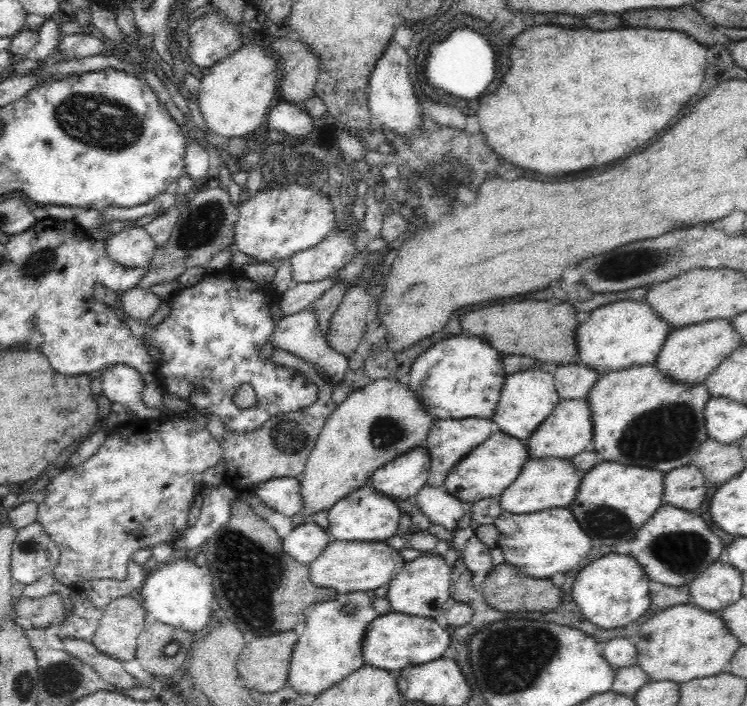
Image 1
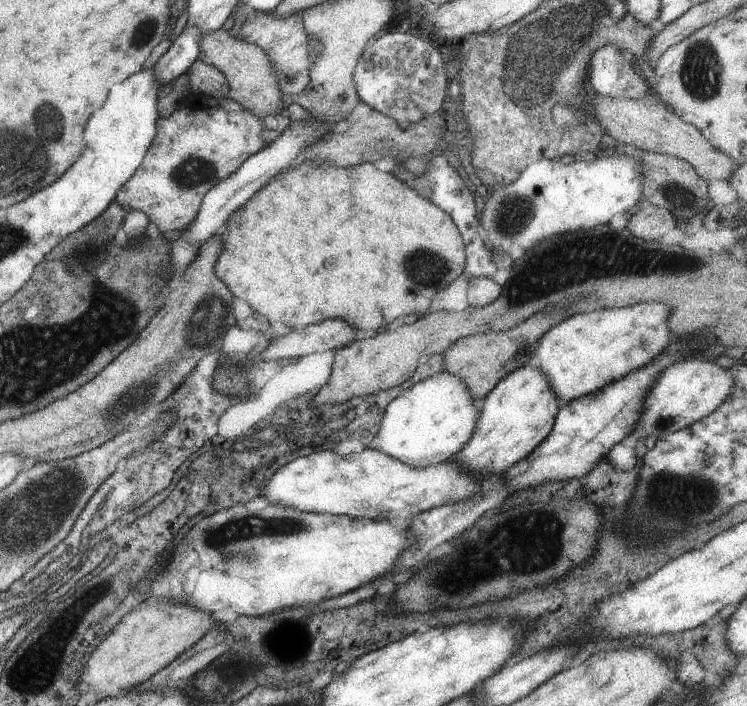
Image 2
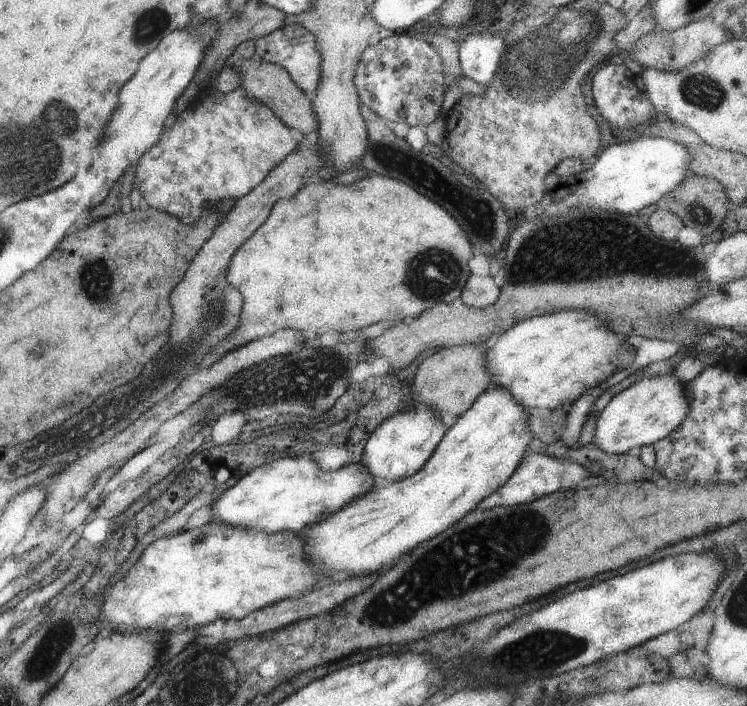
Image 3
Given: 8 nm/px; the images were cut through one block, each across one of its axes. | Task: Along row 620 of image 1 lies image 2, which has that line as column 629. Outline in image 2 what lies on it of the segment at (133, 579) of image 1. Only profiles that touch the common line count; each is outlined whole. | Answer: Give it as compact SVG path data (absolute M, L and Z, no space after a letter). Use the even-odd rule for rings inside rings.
M608 44L596 48L588 62L587 81L591 84L595 94L612 99L640 99L650 92L648 83L645 83L636 73L634 63L617 45Z

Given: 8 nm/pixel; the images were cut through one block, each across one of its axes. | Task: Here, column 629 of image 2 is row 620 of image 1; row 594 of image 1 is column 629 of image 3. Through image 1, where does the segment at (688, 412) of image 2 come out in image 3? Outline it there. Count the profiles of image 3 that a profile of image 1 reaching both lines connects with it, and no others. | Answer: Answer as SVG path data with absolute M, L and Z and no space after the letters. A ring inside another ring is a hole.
M672 373L643 377L633 382L599 411L593 436L593 442L606 453L625 453L635 446L652 445L665 438L685 420L688 414L689 397L685 394L685 384Z

